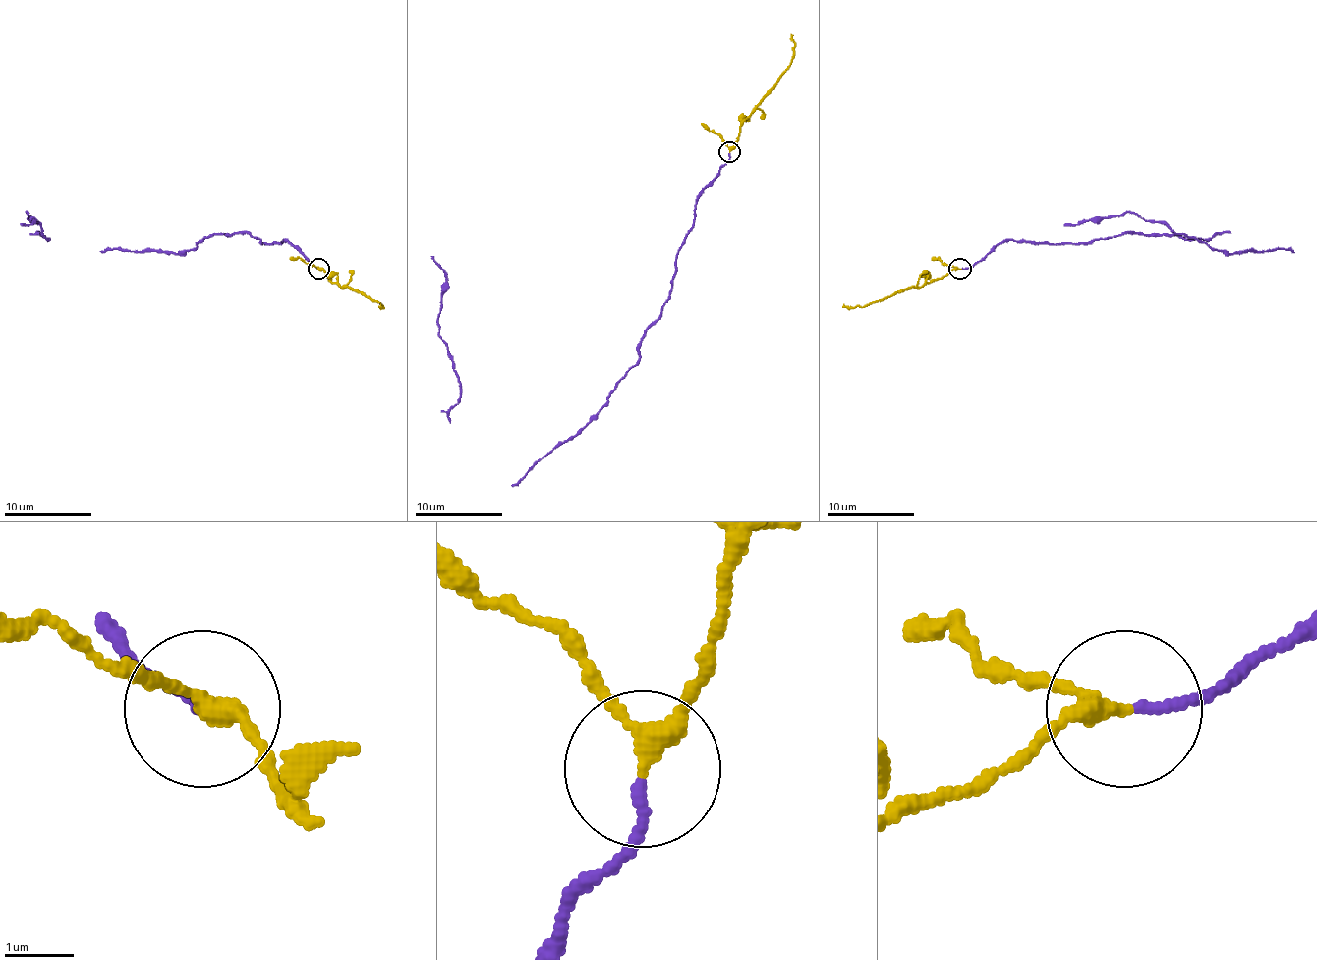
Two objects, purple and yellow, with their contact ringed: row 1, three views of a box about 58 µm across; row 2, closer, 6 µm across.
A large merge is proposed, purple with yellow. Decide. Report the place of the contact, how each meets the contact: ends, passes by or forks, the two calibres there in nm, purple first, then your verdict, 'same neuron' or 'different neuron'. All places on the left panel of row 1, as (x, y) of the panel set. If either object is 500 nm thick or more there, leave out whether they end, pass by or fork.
(318, 269) | purple ends | yellow passes by | 140/240 nm | same neuron

